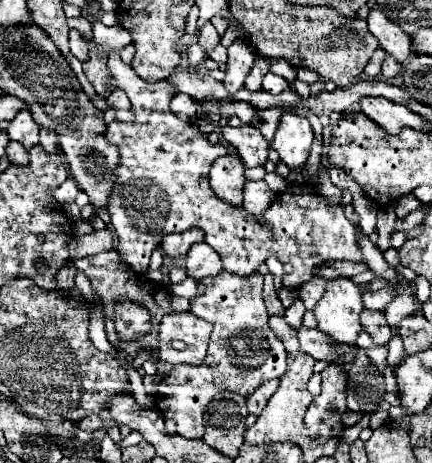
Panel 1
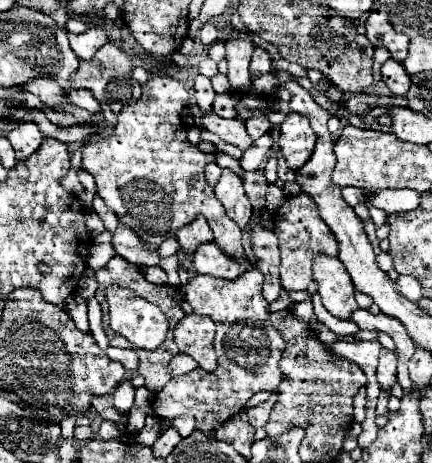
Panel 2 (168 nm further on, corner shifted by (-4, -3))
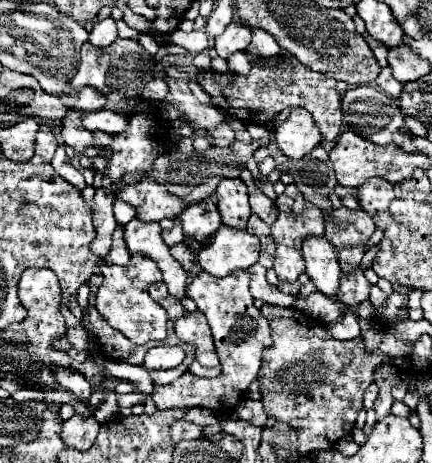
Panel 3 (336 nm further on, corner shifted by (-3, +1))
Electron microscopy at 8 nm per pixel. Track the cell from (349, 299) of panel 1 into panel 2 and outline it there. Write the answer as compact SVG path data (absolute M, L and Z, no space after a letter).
M318 256L318 260L314 260L314 280L318 282L322 304L332 316L350 320L352 314L360 310L354 298L354 284L338 258Z

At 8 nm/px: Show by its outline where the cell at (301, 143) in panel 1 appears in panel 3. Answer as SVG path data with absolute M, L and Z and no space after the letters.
M293 108L289 118L277 126L275 140L285 156L299 160L309 154L317 144L323 142L319 128L313 122L313 116L305 112L305 108Z

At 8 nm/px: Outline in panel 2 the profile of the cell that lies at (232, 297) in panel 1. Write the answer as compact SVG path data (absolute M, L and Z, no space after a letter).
M246 270L236 280L224 280L214 276L194 276L182 286L184 300L196 314L210 316L216 324L216 356L218 368L214 372L192 370L188 374L172 378L152 402L152 410L162 420L174 420L182 414L196 418L196 430L206 434L220 428L230 416L238 414L242 406L262 390L274 392L282 378L280 358L284 352L284 340L270 324L268 302L262 296L264 276L260 270Z

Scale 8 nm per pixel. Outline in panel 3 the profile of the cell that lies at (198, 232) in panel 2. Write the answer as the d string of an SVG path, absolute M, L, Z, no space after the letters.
M201 202L187 206L181 212L181 222L185 236L193 236L195 240L203 242L205 238L209 238L219 230L221 216L213 202Z

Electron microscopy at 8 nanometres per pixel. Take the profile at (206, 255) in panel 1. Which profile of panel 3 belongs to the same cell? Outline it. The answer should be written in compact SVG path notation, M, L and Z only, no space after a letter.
M221 226L207 248L201 248L199 266L211 276L227 276L235 270L245 270L257 262L261 242L255 234L237 228Z

